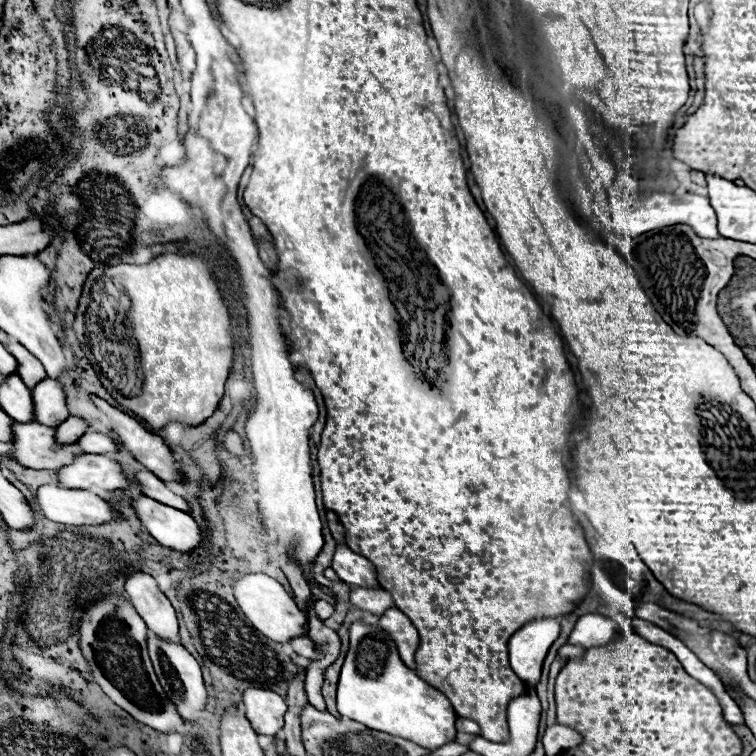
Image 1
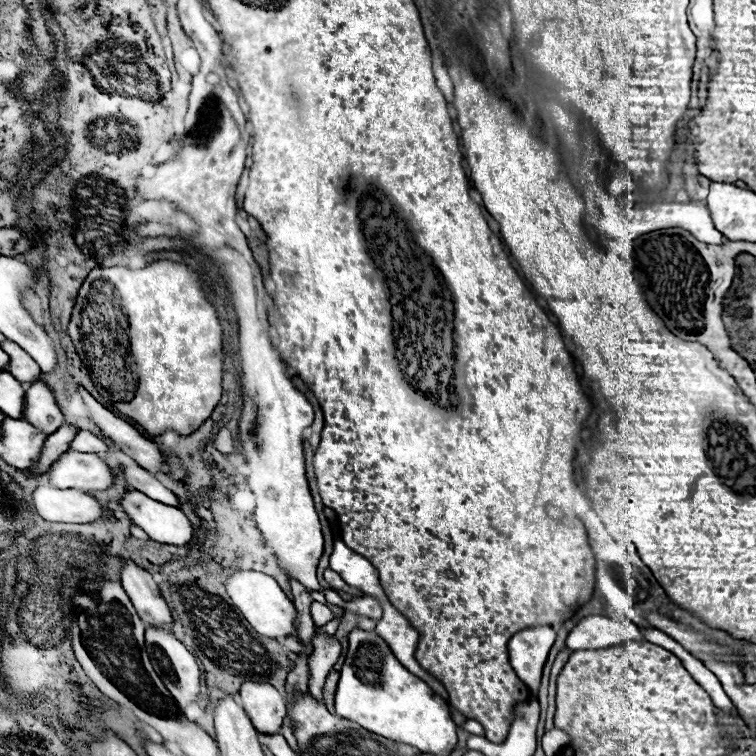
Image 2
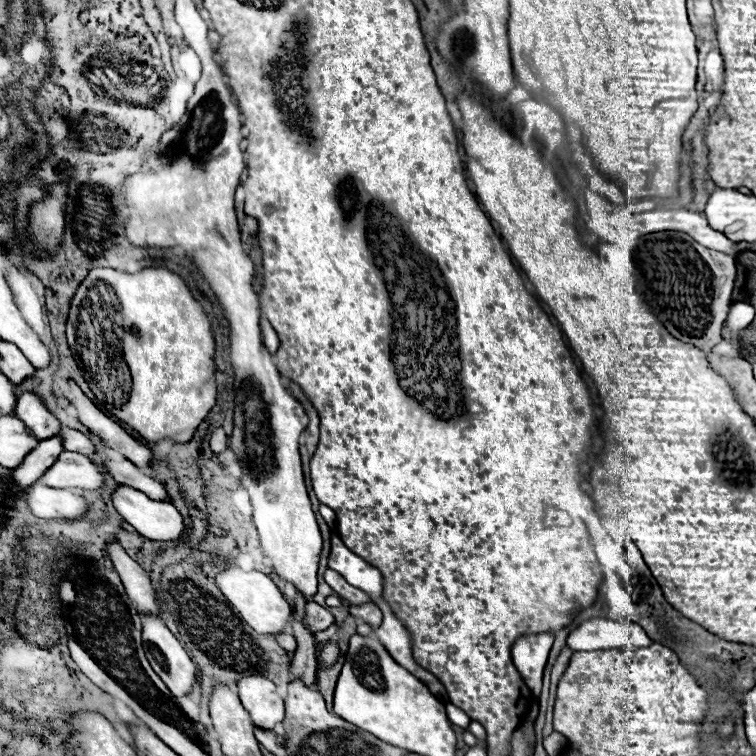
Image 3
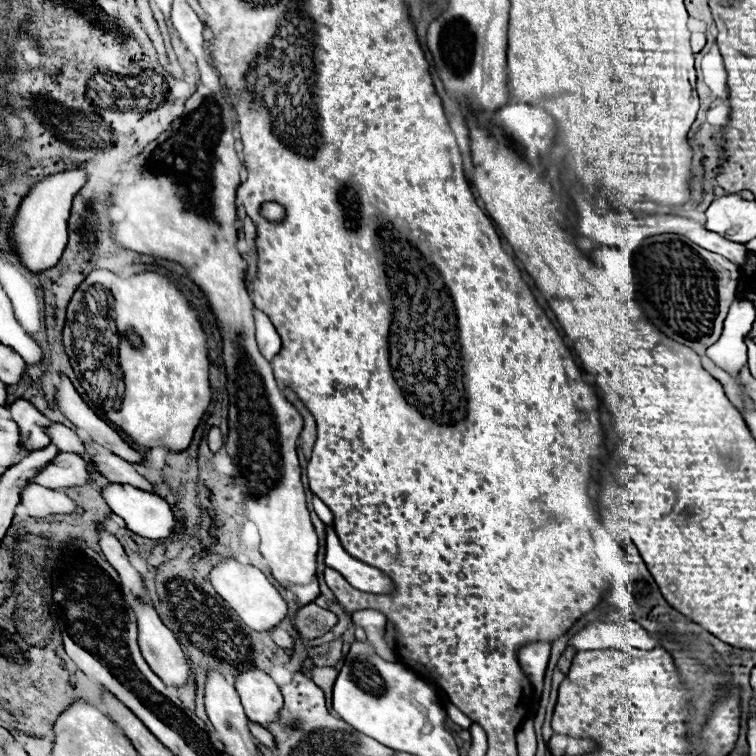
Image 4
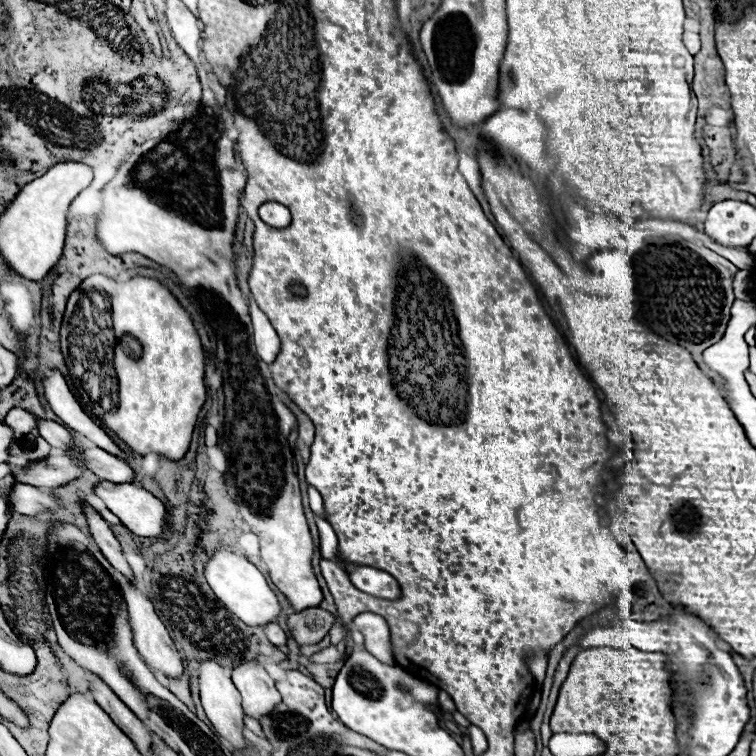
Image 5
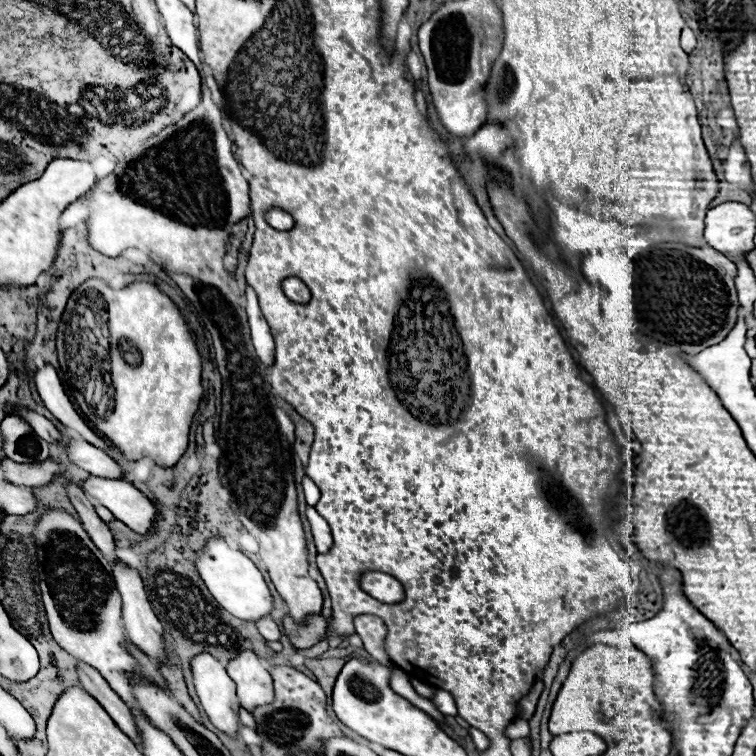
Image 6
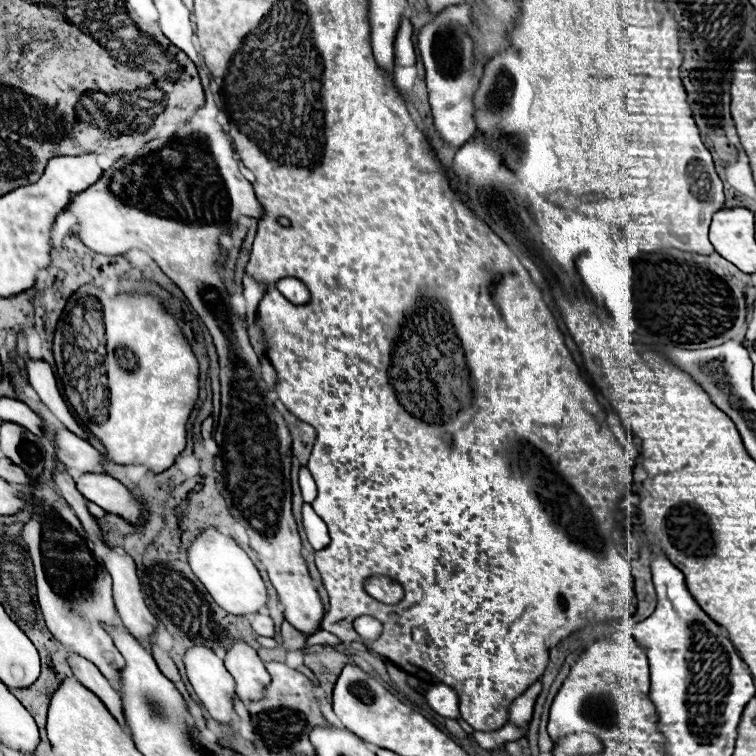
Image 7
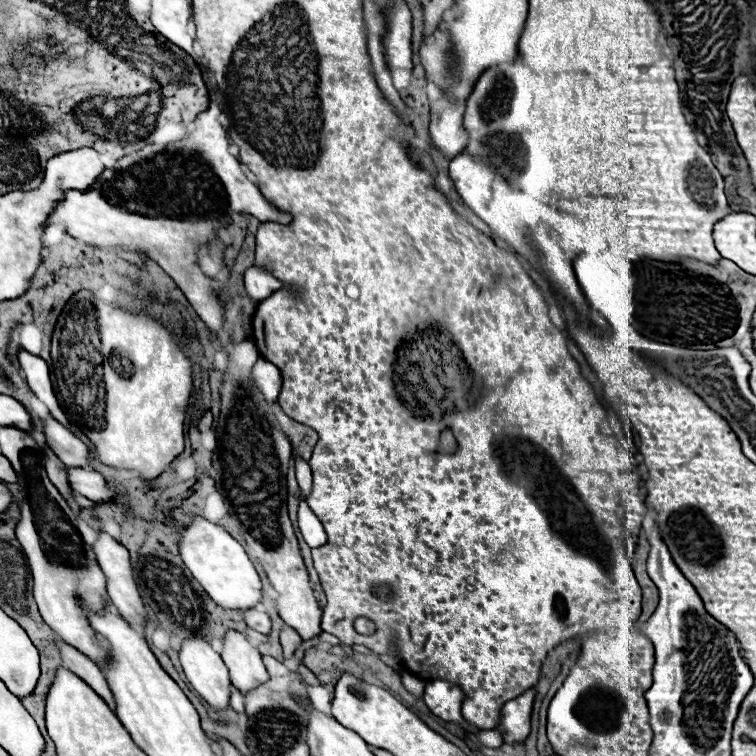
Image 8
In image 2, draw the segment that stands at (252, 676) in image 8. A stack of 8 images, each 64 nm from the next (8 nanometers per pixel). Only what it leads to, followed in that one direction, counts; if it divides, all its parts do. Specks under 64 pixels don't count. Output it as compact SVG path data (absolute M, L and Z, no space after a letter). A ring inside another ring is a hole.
M246 682L240 688L246 714L260 734L276 734L286 716L286 702L280 692L266 682Z

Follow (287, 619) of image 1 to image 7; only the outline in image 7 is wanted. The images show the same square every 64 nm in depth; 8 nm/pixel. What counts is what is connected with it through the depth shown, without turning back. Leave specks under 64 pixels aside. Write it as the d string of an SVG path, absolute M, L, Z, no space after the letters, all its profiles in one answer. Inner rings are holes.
M208 528L204 530L190 546L188 550L188 562L198 580L206 586L214 602L218 602L226 612L236 614L236 616L246 616L246 614L256 614L260 608L268 604L268 594L266 586L260 578L260 572L256 570L254 562L246 556L246 552L228 536L222 532Z

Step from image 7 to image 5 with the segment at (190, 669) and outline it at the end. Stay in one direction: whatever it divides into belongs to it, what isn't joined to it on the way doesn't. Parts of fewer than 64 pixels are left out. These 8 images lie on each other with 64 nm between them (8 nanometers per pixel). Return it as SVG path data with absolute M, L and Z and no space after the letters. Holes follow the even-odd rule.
M202 662L200 666L200 698L208 720L214 730L230 742L232 750L244 750L244 712L240 706L240 694L234 688L230 676L214 662Z

